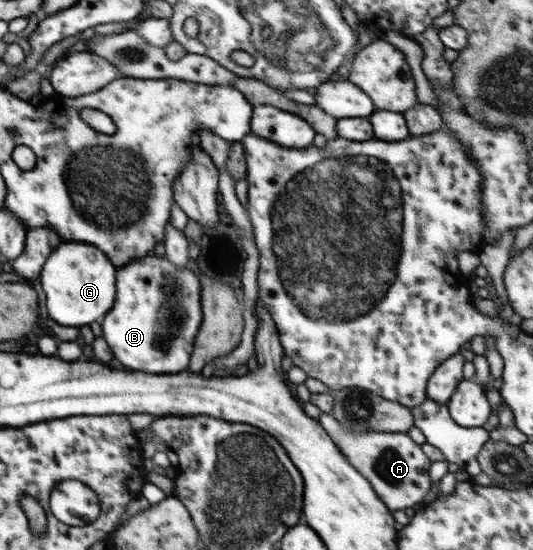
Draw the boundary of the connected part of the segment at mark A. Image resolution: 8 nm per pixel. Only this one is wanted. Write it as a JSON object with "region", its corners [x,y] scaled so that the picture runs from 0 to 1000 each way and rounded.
{"region":[[[604,751],[598,756],[598,771],[606,775],[619,798],[636,813],[651,840],[689,875],[696,878],[696,887],[732,927],[764,925],[782,915],[797,913],[814,893],[814,882],[807,865],[811,840],[794,824],[790,809],[779,805],[765,787],[704,787],[704,784],[681,784],[662,787],[662,784],[644,780],[636,765],[629,765],[625,755]]]}

